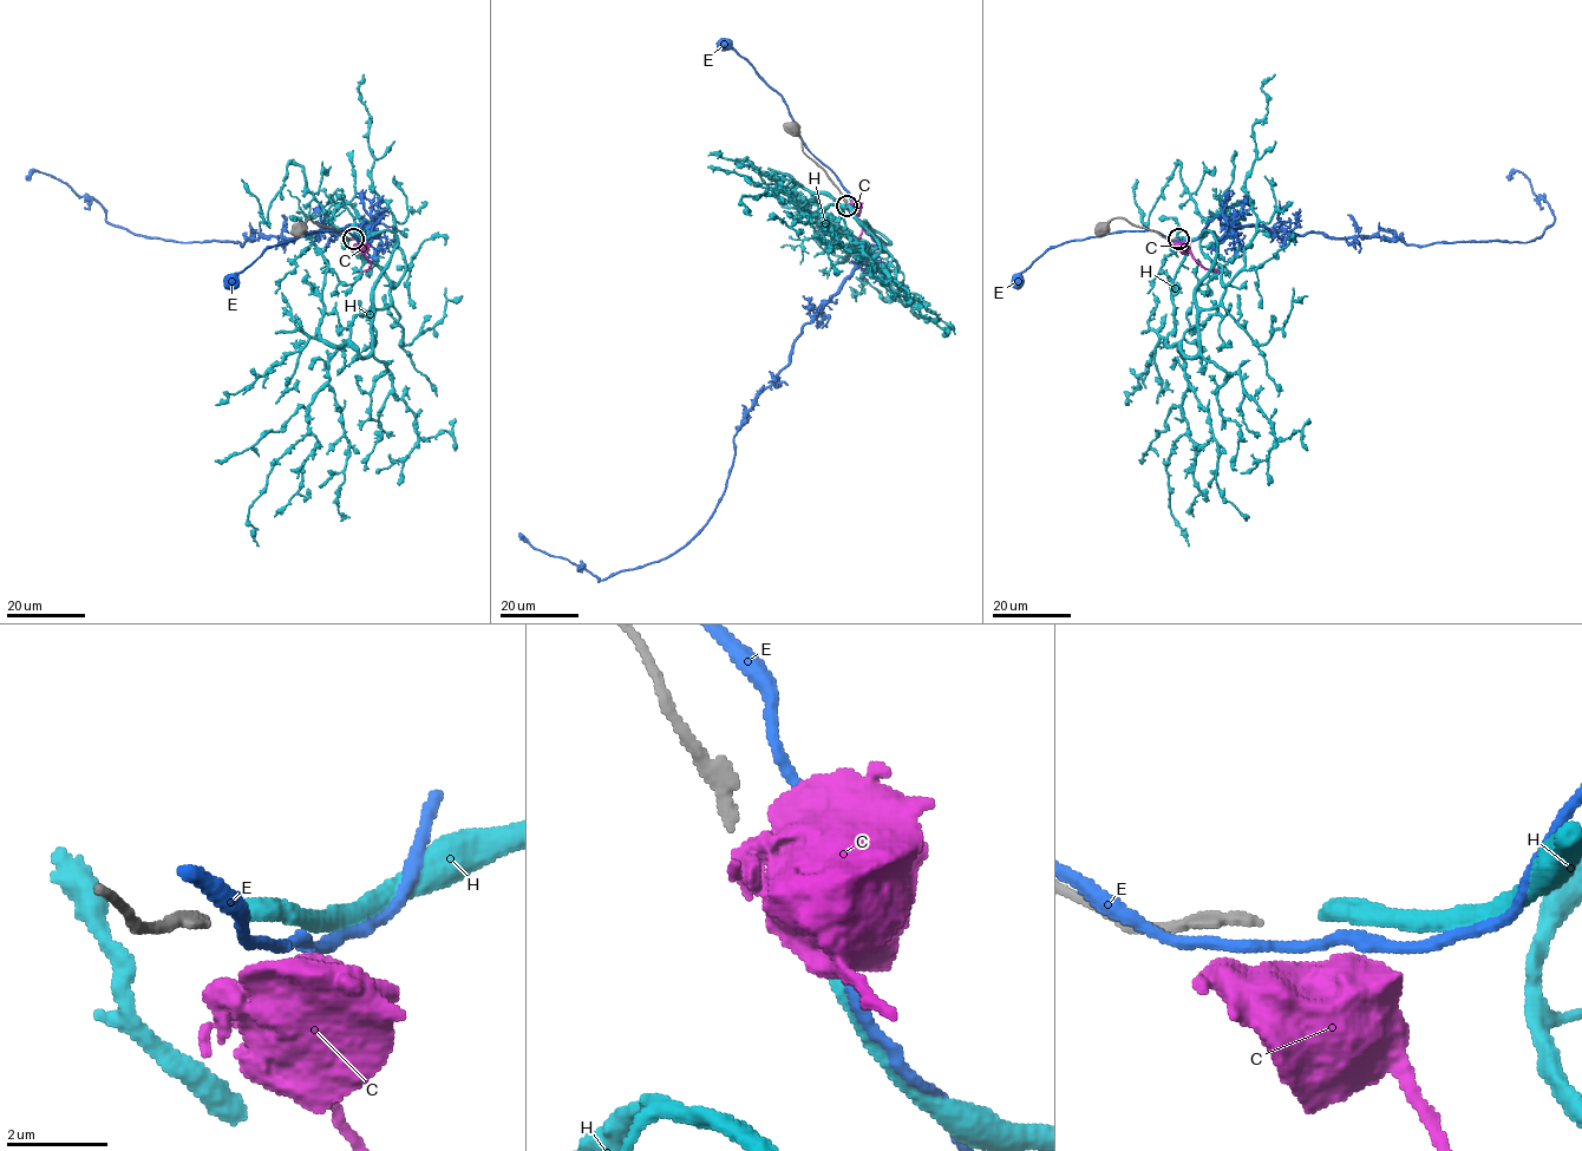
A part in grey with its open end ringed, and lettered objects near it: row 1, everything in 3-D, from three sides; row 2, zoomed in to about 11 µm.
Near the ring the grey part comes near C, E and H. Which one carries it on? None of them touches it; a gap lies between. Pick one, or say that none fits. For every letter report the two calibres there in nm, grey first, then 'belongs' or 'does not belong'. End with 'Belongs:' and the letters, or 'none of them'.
C: calibres 240 and 700 nm; does not belong
E: calibres 240 and 220 nm; does not belong
H: calibres 240 and 440 nm; does not belong
Belongs: none of them

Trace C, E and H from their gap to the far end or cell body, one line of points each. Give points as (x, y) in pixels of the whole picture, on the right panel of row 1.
C: (1180, 243), (1198, 263), (1217, 270)
E: (1178, 241), (1169, 241), (1152, 230), (1120, 230), (1070, 241), (1052, 247), (1018, 280)
H: (1183, 239), (1213, 235), (1195, 303), (1214, 308), (1222, 268), (1181, 167), (1144, 222), (1136, 180)

